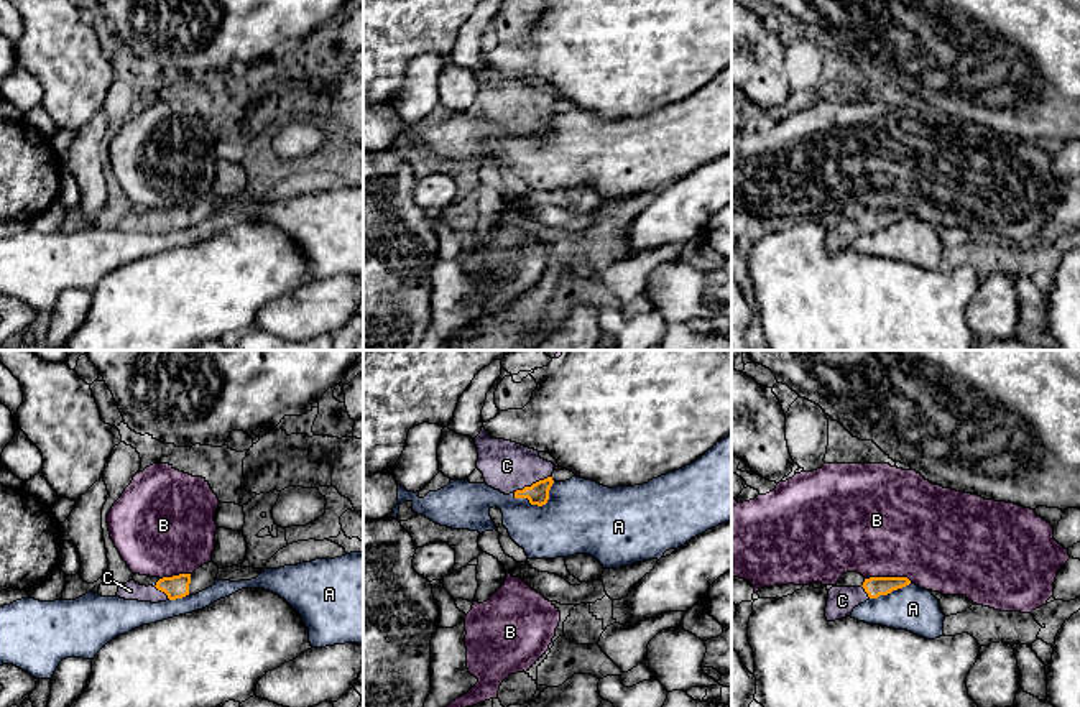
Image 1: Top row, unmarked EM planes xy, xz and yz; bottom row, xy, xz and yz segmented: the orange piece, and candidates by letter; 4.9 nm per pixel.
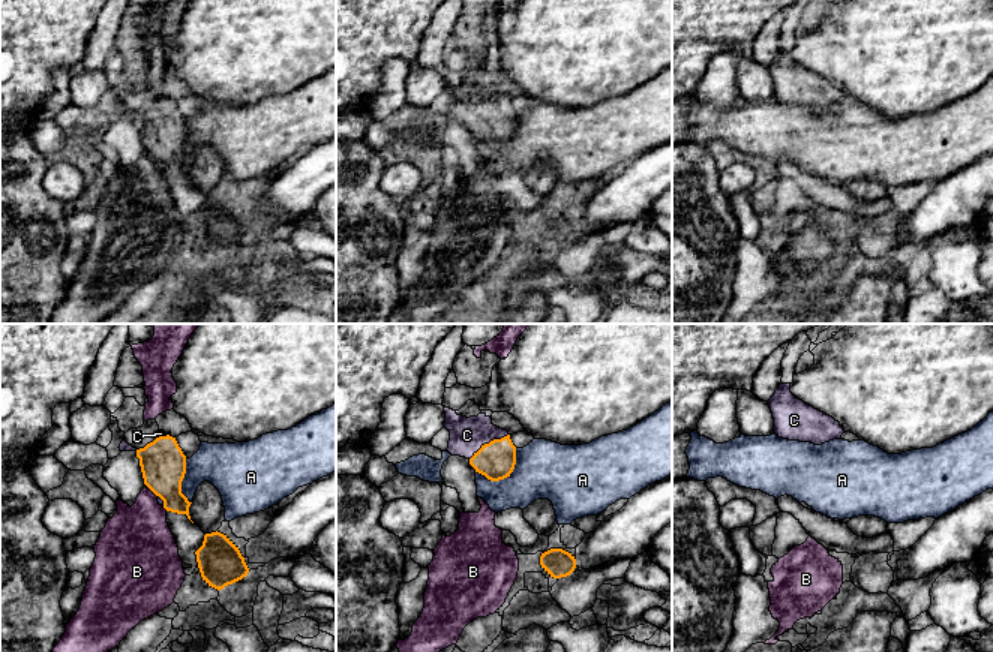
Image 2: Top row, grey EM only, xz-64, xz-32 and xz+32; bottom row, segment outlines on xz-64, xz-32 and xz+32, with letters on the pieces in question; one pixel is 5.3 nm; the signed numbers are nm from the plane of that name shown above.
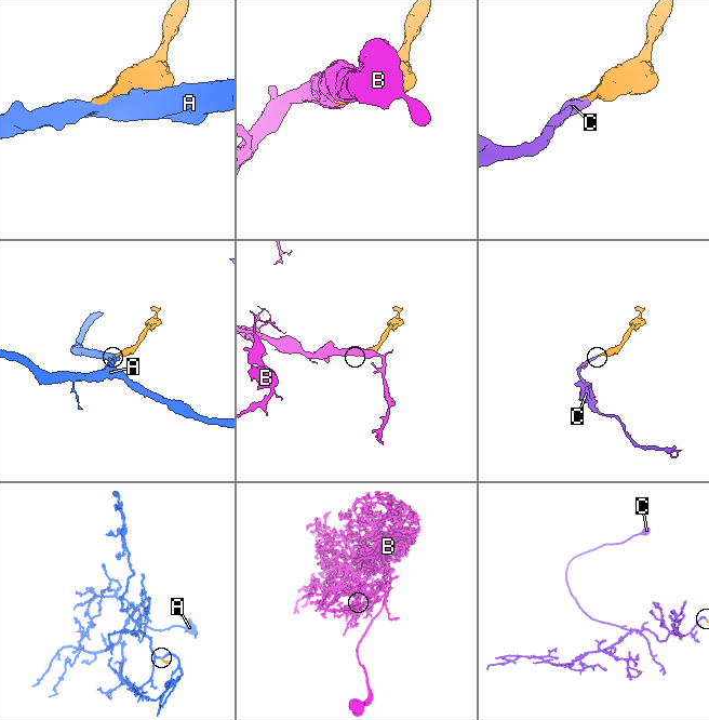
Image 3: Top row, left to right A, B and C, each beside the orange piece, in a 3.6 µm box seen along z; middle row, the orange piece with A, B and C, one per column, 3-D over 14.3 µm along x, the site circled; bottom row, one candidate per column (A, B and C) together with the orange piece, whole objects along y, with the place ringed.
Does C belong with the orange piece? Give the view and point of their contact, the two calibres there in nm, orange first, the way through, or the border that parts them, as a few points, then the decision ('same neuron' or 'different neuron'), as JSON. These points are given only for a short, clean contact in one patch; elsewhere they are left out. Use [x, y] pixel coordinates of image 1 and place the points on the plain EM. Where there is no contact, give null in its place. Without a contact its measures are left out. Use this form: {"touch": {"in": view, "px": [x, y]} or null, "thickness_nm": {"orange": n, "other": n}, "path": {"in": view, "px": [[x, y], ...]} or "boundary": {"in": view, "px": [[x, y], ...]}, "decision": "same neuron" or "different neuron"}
{"touch": {"in": "xz", "px": [533, 115]}, "thickness_nm": {"orange": 110, "other": 240}, "path": {"in": "xz", "px": [[538, 125], [533, 115], [518, 101], [507, 97]]}, "decision": "same neuron"}

